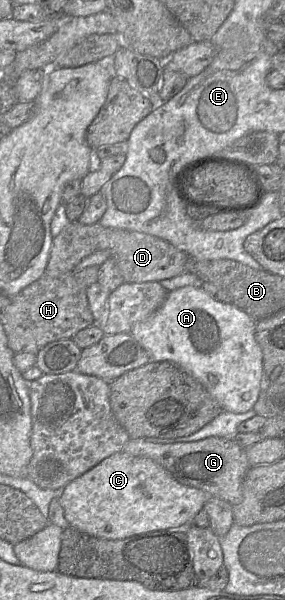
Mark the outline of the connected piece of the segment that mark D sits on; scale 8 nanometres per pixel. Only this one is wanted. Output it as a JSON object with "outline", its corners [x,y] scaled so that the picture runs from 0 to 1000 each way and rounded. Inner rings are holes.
{"outline":[[[277,368],[246,370],[200,393],[186,395],[161,457],[211,458],[256,453],[298,428],[344,420],[382,418],[446,472],[561,470],[653,455],[653,435],[667,427],[593,403],[477,385],[361,378],[347,370],[291,375]]]}

